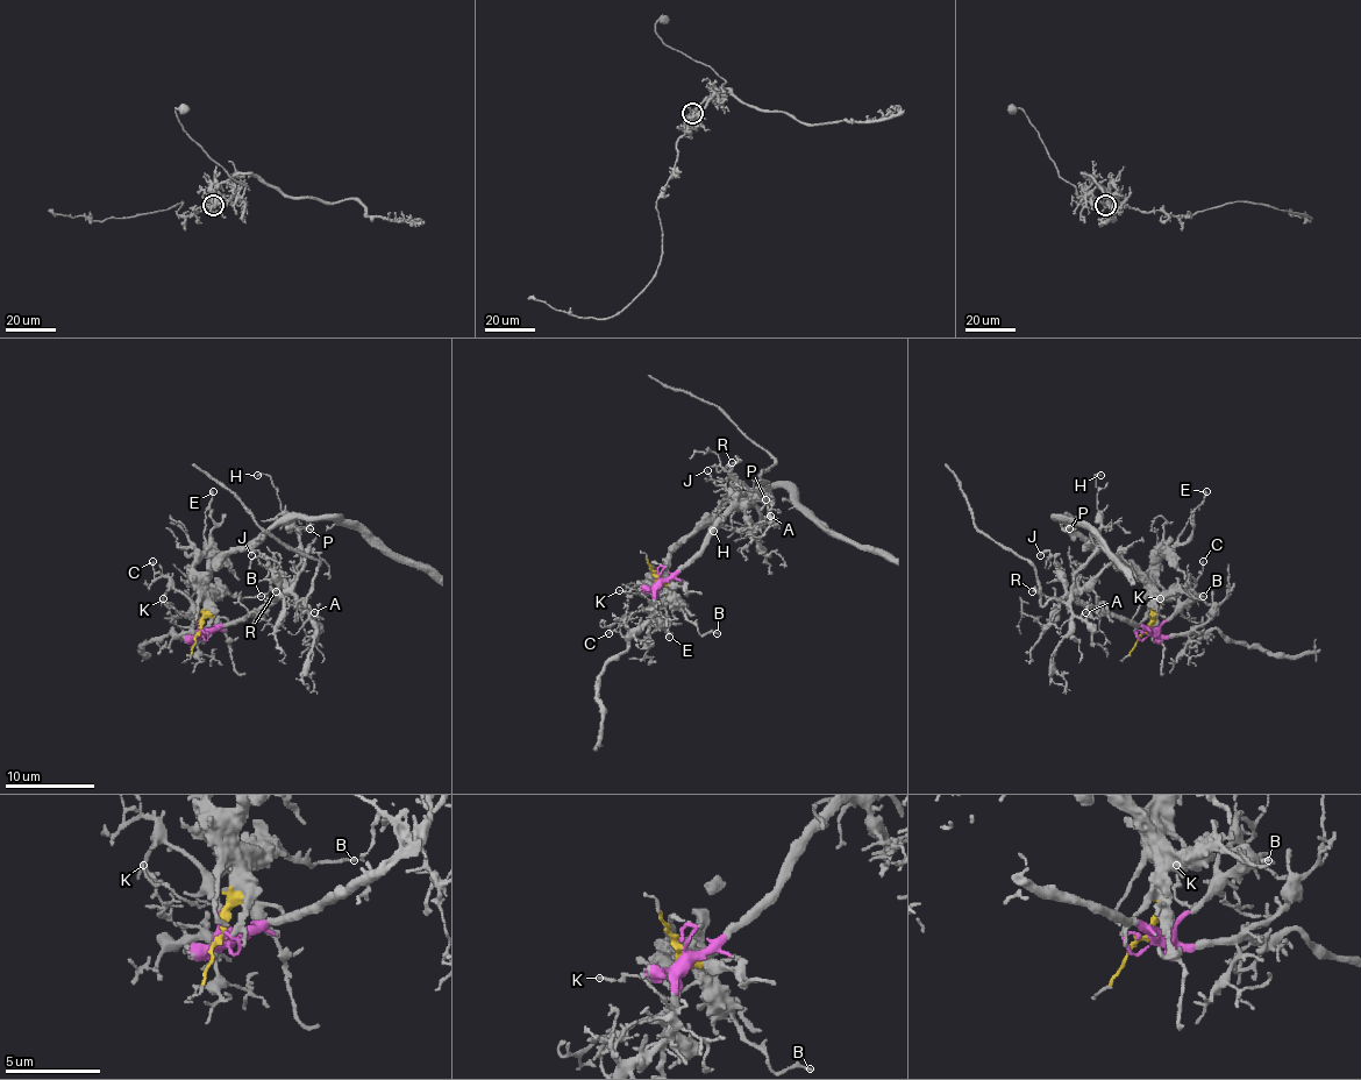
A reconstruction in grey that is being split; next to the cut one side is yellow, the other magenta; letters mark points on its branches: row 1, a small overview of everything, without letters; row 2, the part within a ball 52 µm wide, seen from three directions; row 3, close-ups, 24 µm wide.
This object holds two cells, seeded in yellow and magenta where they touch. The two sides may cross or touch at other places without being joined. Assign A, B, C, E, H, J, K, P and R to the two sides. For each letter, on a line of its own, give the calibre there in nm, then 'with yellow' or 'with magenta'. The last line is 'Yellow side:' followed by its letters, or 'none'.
A: 130 nm | with magenta
B: 190 nm | with yellow
C: 130 nm | with magenta
E: 170 nm | with yellow
H: 140 nm | with magenta
J: 160 nm | with magenta
K: 130 nm | with magenta
P: 140 nm | with yellow
R: 240 nm | with magenta
Yellow side: B, E, P

